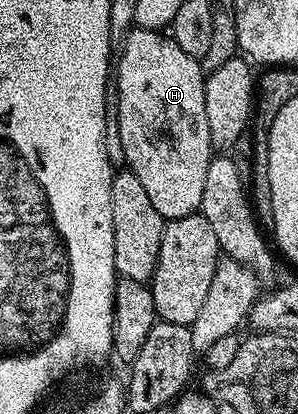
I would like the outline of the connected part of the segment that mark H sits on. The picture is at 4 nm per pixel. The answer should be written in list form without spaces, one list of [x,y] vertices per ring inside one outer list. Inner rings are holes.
[[[134,27],[120,48],[121,57],[115,60],[115,103],[119,138],[123,142],[128,171],[136,174],[151,198],[151,206],[155,206],[166,221],[189,216],[200,209],[207,166],[215,155],[211,134],[207,130],[206,73],[191,54],[179,50],[172,35],[161,30]]]

